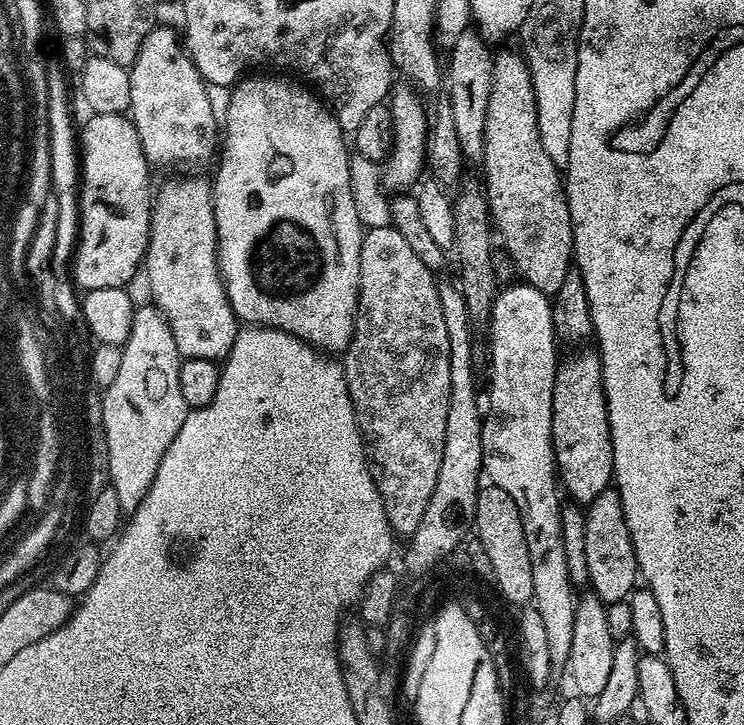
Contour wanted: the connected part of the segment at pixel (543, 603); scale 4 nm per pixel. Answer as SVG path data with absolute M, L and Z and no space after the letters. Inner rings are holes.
M515 282L509 288L501 287L495 295L492 306L492 317L490 327L490 337L492 336L492 373L488 376L488 408L486 404L486 415L483 417L481 426L482 440L482 464L483 475L487 477L491 483L497 484L502 490L506 490L506 494L510 494L510 498L514 498L514 506L518 506L518 510L522 514L522 526L526 534L526 550L530 550L530 570L534 574L534 594L530 601L531 607L538 610L539 616L542 617L542 630L546 630L546 646L548 647L548 659L553 665L567 665L568 655L570 654L570 641L574 638L574 614L576 613L577 593L574 591L574 585L570 578L570 570L566 570L566 550L562 550L562 518L560 517L560 509L562 507L561 489L558 487L558 473L556 471L556 456L552 453L552 391L554 390L554 382L556 381L556 366L558 363L558 355L556 356L556 348L558 349L558 341L556 339L556 329L552 327L552 306L549 297L543 296L538 290L534 290L534 286L523 282Z

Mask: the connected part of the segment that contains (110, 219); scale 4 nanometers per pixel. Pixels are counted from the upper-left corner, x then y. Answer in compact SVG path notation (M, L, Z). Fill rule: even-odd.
M92 114L89 117L84 124L84 133L81 131L78 136L79 143L84 143L82 183L78 188L79 239L76 242L74 263L70 268L75 287L84 292L131 285L131 280L138 276L144 263L154 207L153 169L142 150L138 130L131 119L124 114Z

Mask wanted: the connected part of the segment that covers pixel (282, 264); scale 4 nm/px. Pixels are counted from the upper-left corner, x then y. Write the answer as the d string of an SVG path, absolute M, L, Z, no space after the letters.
M252 74L241 79L231 89L230 106L222 118L222 147L218 152L220 165L216 168L216 180L211 181L216 219L216 257L220 263L220 277L224 279L224 289L237 321L248 326L277 328L297 336L298 339L304 340L325 354L340 354L352 340L352 330L356 327L356 309L360 302L360 240L354 238L347 244L346 241L340 240L335 226L332 225L332 220L350 220L350 222L358 220L348 165L350 148L349 145L348 148L344 145L346 133L340 129L340 124L332 115L331 108L315 91L307 92L303 88L305 87L303 83L291 84L290 81L279 80L276 76L279 75Z

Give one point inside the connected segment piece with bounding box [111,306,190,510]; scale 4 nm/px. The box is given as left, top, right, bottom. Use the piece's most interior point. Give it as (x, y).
(151, 361)

